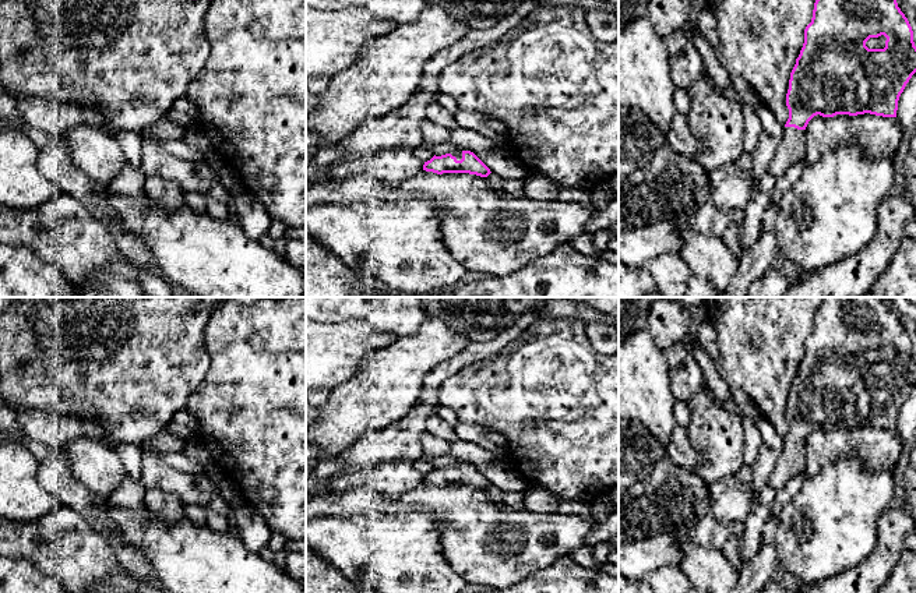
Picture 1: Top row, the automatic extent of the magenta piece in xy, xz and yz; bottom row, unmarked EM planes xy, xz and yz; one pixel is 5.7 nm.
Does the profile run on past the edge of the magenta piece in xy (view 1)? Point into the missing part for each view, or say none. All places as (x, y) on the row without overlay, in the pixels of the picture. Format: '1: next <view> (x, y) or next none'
1: next none

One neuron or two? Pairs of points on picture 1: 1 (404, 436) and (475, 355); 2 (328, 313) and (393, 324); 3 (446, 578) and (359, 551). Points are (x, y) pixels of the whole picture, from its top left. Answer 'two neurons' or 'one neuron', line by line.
1: one neuron
2: one neuron
3: one neuron

